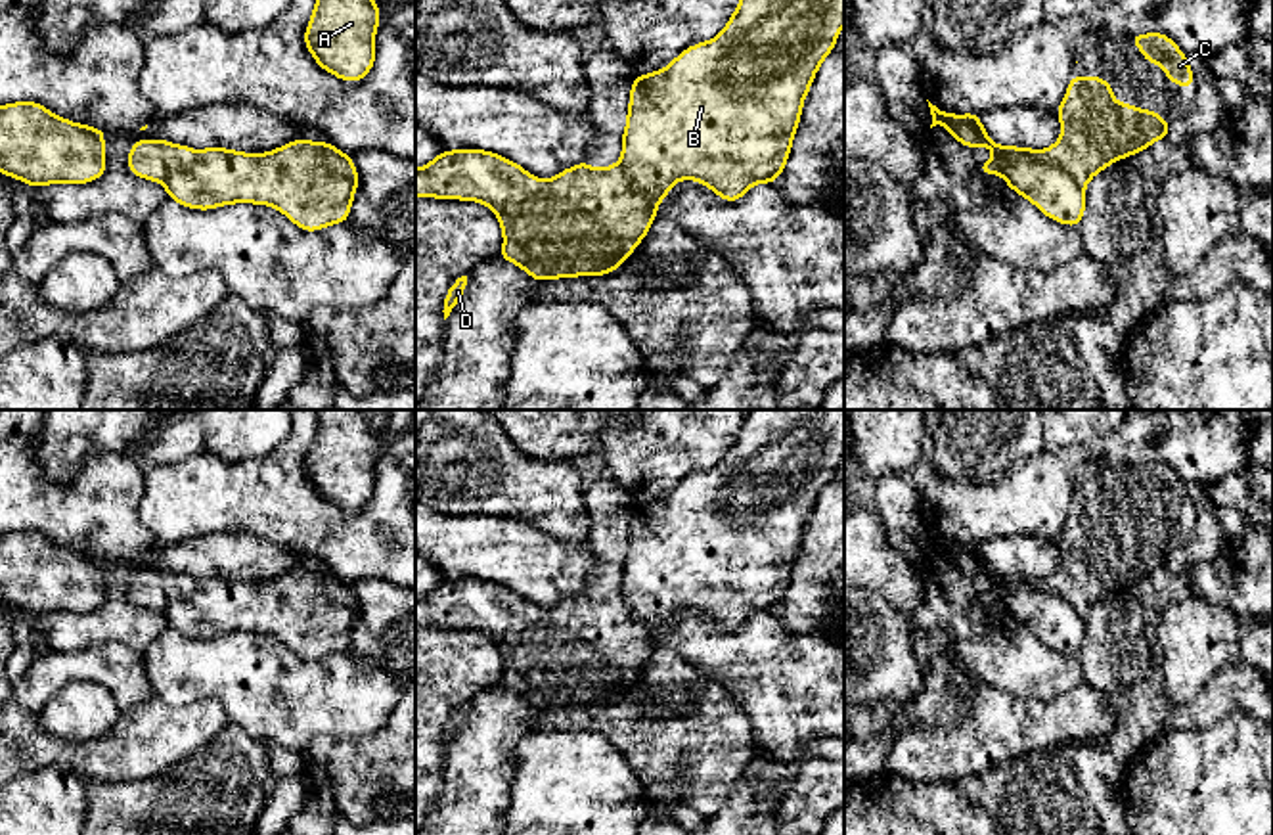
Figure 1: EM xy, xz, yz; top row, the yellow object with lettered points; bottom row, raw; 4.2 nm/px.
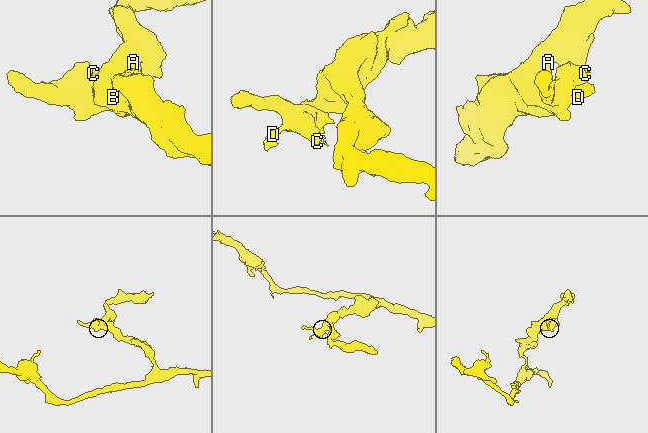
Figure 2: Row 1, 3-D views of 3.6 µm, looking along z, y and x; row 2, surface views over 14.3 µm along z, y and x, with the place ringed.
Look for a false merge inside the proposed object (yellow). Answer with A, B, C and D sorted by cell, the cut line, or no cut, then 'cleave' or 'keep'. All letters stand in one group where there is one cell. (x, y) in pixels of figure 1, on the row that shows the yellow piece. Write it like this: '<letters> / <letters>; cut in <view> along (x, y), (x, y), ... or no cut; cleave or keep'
A B / C D; cut in xz along (619, 161), (626, 182), (655, 211); cleave

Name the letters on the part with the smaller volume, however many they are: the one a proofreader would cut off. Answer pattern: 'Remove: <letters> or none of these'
Remove: C, D

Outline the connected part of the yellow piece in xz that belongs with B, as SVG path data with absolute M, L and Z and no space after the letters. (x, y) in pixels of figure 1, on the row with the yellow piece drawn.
M739 0L724 31L685 48L668 67L636 75L622 134L622 172L657 211L678 180L699 180L724 201L739 201L754 184L775 184L796 134L804 98L844 25L844 0Z

